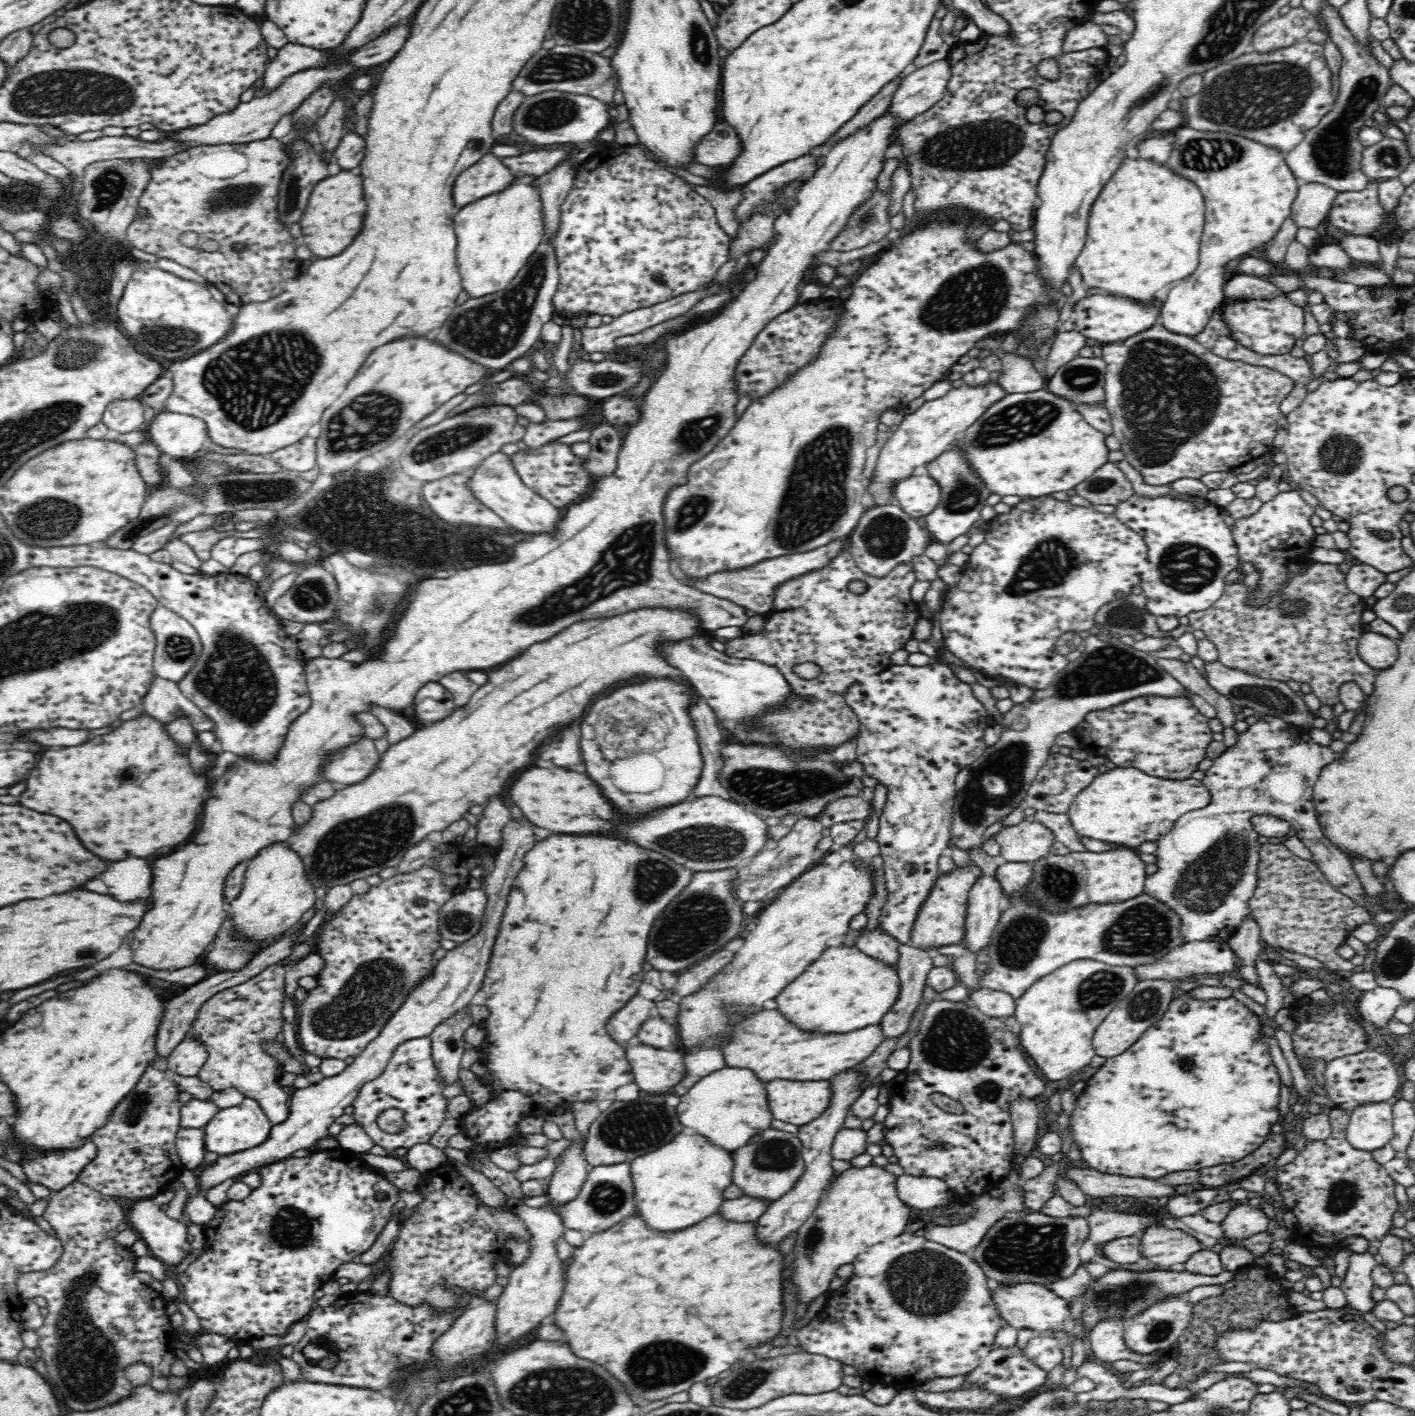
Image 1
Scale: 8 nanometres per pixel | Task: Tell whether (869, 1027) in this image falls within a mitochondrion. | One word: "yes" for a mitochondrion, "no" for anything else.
no

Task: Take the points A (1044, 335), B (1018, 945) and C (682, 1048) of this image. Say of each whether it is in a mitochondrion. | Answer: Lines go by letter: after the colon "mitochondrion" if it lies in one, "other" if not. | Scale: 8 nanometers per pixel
A: other
B: mitochondrion
C: other

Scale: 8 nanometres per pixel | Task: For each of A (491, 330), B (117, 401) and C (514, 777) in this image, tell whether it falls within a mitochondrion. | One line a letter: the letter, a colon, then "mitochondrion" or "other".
A: mitochondrion
B: other
C: other

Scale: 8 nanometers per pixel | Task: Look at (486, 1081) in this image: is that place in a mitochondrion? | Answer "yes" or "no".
no

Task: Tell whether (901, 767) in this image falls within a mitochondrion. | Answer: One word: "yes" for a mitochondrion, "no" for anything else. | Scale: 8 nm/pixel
no

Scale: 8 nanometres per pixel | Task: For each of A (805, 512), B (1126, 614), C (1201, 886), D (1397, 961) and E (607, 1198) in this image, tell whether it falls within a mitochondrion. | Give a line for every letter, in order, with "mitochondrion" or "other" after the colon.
A: mitochondrion
B: mitochondrion
C: mitochondrion
D: mitochondrion
E: mitochondrion

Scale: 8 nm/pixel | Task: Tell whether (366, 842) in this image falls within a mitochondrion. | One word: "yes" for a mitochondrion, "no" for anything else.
yes

